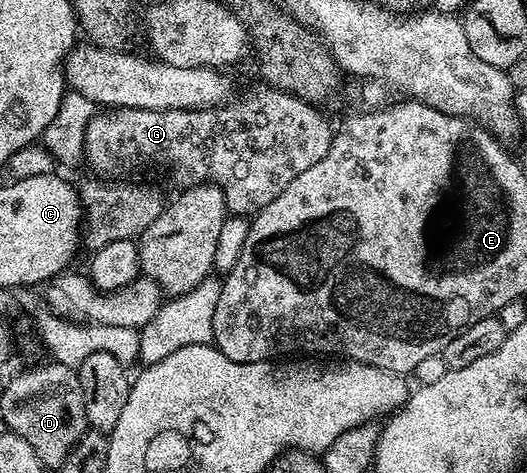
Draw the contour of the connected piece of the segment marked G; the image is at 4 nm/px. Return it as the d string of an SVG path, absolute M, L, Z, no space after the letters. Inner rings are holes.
M262 88L256 94L251 94L248 98L243 98L240 102L232 101L230 104L221 105L215 109L199 109L199 110L142 110L137 107L114 107L103 108L96 112L89 120L88 128L85 129L83 158L85 162L92 166L96 175L102 176L107 180L123 180L134 172L138 166L164 166L171 173L173 181L179 185L179 188L190 188L193 186L202 186L204 184L214 184L225 196L227 201L227 209L235 216L254 216L259 211L264 210L270 202L277 200L277 196L281 196L281 192L285 192L285 188L289 188L289 184L293 184L293 180L297 180L297 176L301 176L301 172L305 172L305 168L313 168L313 164L317 164L317 160L321 160L325 156L325 152L329 152L331 140L333 137L333 126L327 123L327 118L322 114L322 109L316 108L312 103L304 102L302 98L295 97L294 94L284 94L282 90L274 88Z

